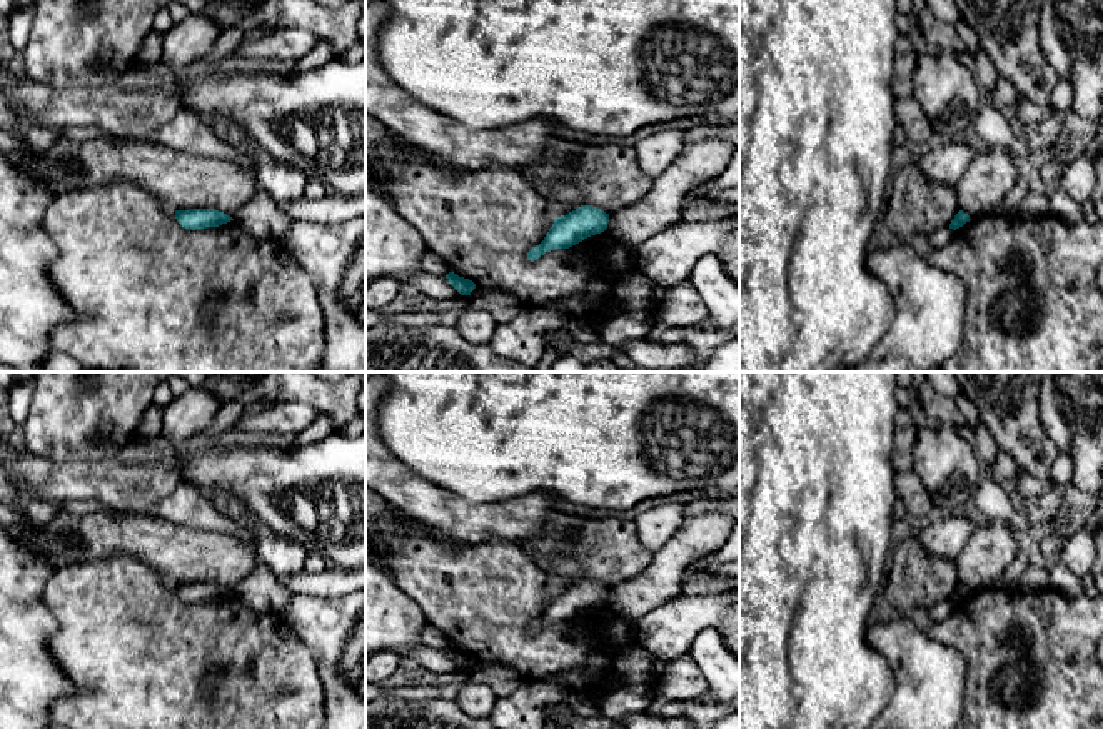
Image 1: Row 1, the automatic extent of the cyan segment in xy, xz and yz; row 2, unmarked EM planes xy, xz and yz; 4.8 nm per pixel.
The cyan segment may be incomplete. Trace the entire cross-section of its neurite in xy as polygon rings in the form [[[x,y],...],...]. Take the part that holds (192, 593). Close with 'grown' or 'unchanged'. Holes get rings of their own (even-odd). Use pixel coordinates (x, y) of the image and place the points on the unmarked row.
[[[189,582],[189,584],[175,584],[175,592],[184,602],[207,602],[219,601],[234,594],[230,589],[215,584],[215,582]]] | unchanged

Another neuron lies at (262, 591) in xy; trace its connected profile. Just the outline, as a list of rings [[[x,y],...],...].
[[[265,564],[244,577],[232,592],[254,611],[272,614],[279,614],[294,597]]]

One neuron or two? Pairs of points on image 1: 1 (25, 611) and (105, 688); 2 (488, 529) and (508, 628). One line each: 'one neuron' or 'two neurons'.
1: two neurons
2: two neurons

